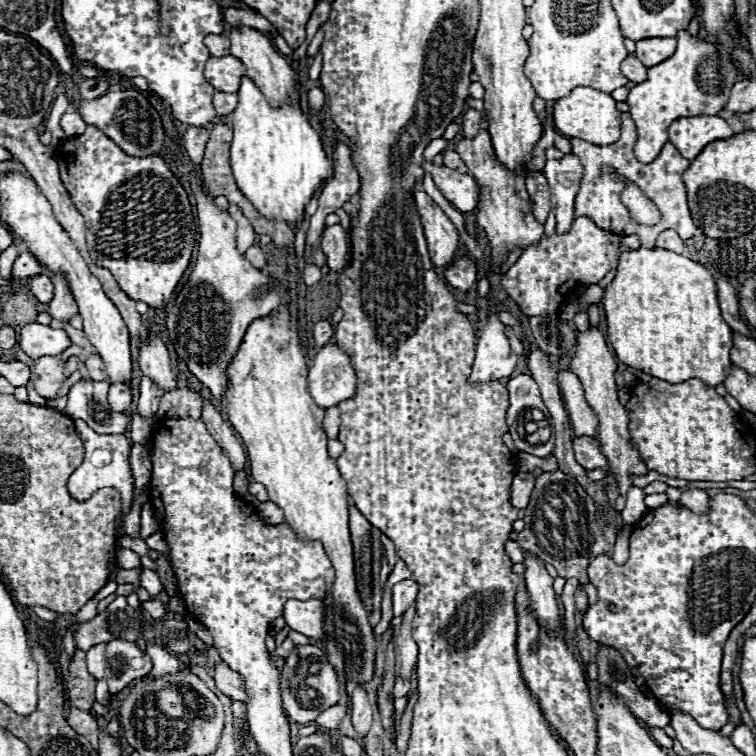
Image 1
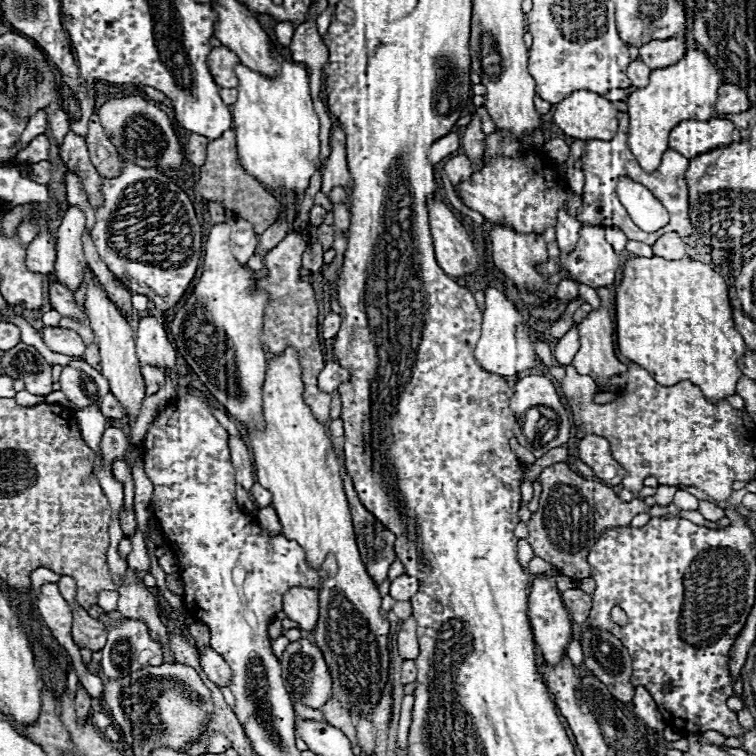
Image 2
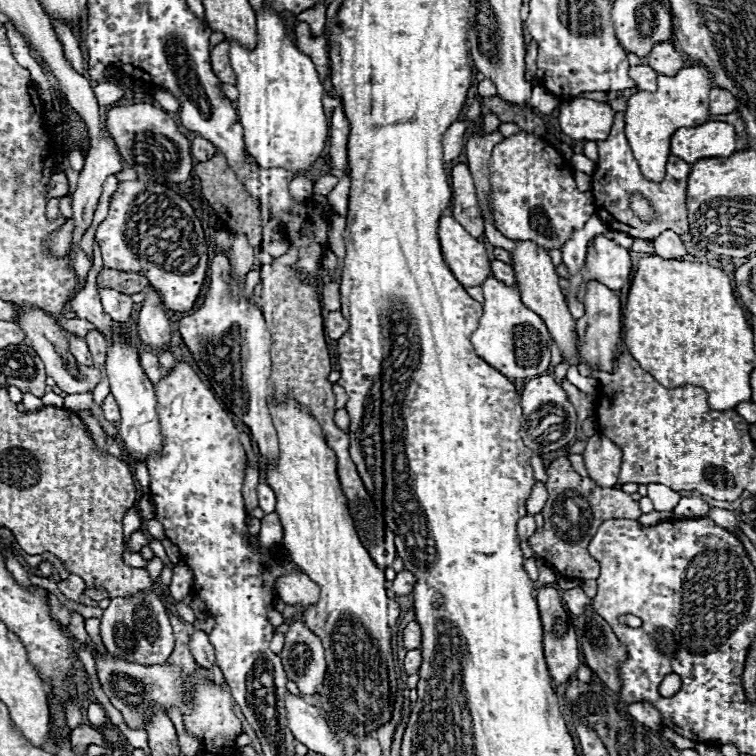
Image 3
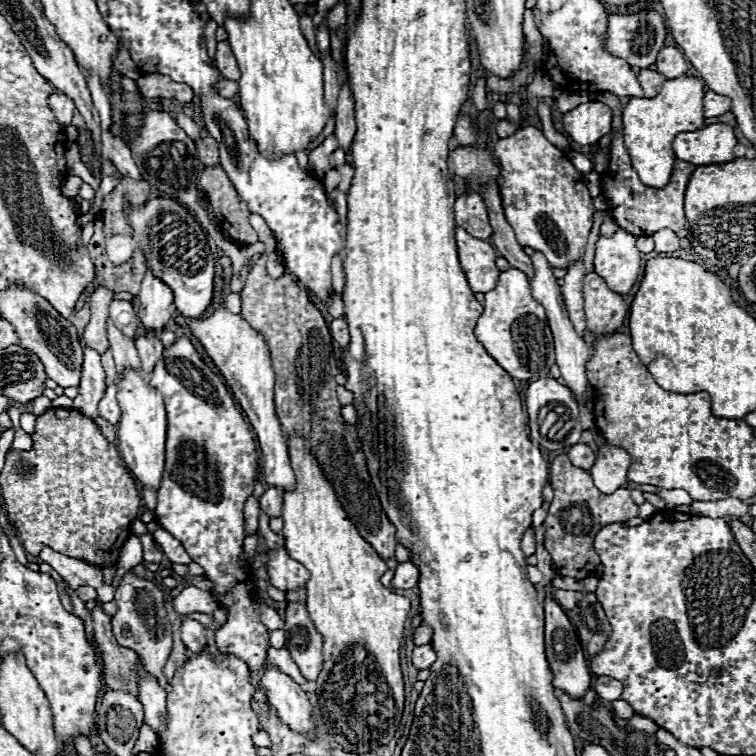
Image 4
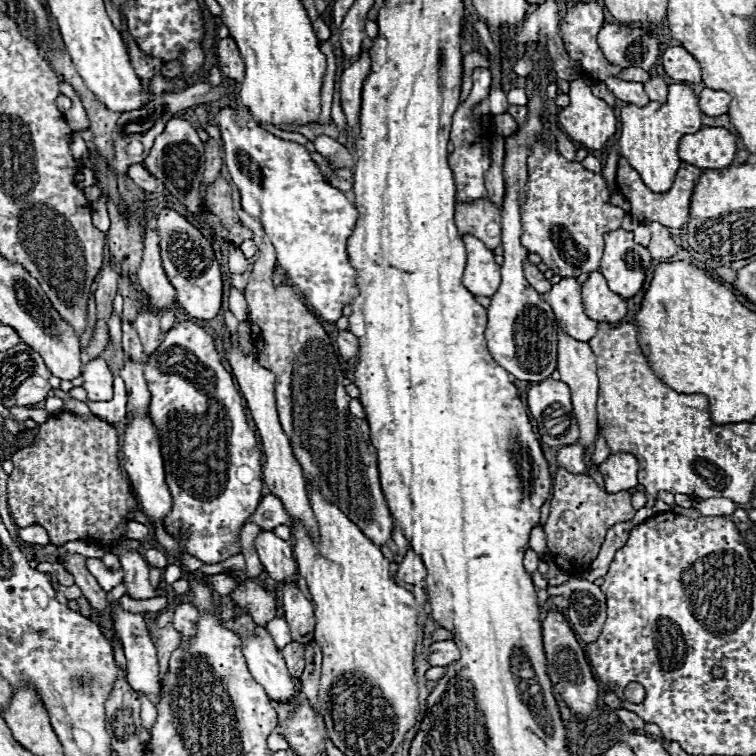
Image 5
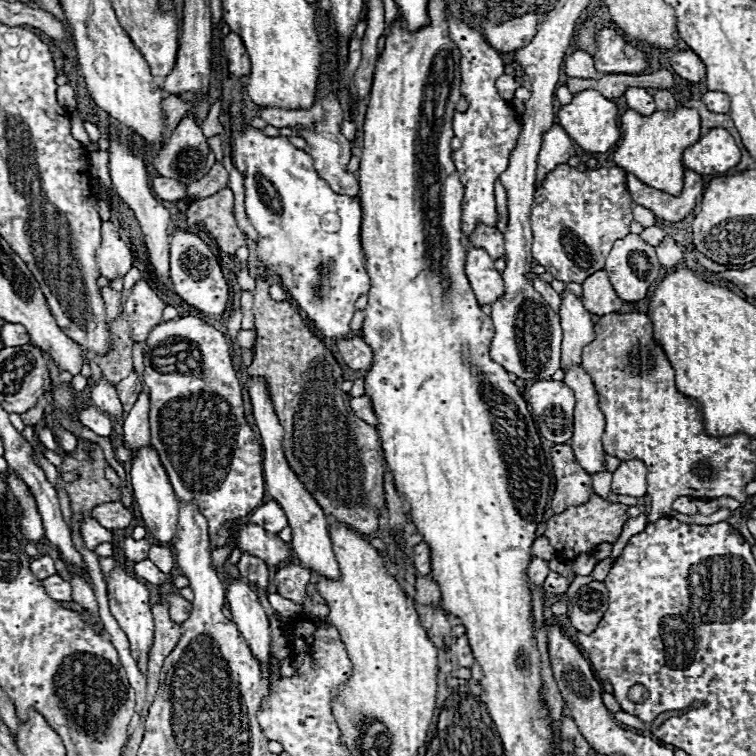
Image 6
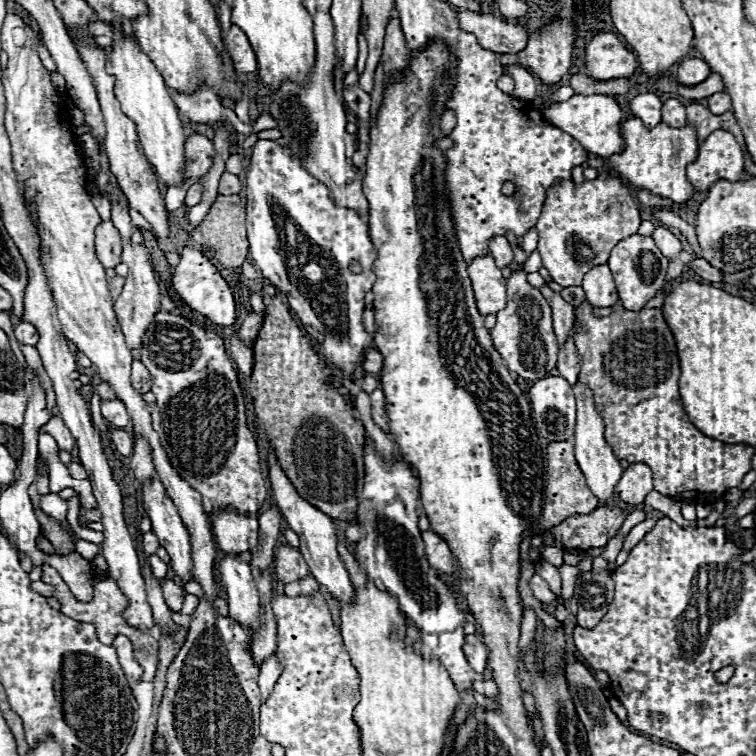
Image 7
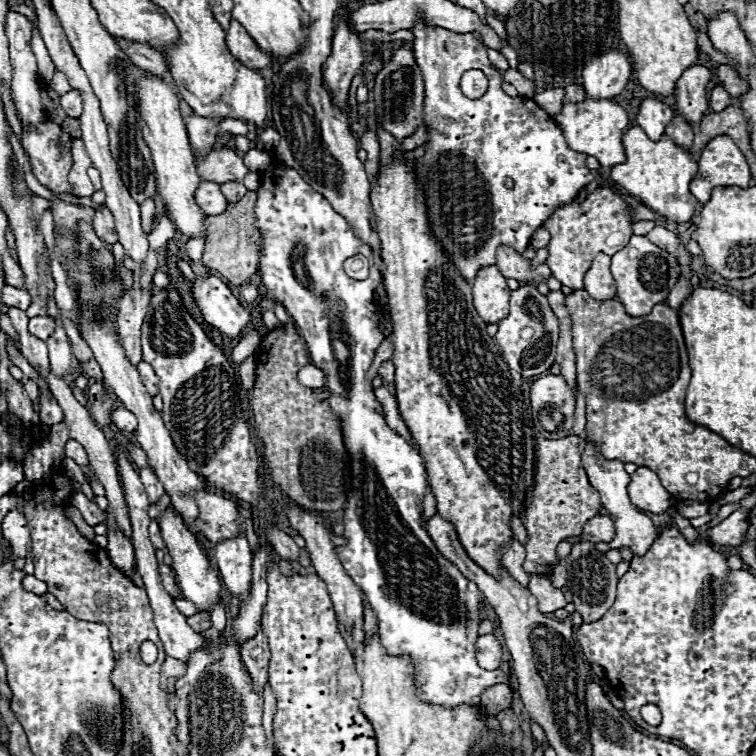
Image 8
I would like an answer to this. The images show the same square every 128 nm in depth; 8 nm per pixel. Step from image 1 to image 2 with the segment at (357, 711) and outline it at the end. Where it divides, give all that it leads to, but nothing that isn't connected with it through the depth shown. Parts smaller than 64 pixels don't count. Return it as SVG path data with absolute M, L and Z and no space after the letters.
M366 716L356 718L356 734L358 734L358 744L366 754L374 752L374 724Z

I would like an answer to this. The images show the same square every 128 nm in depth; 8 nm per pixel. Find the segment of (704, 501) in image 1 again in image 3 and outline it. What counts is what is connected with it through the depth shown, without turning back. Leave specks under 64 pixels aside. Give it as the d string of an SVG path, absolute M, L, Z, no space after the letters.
M710 508L710 512L706 514L710 520L714 520L720 528L726 528L726 530L732 530L736 532L736 514L730 512L730 510L724 510L724 508Z

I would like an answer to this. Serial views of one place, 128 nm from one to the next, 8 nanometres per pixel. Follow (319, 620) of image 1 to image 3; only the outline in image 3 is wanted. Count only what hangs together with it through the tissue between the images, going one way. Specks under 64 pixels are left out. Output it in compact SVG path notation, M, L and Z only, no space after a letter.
M298 572L278 578L278 592L280 592L280 600L284 600L286 604L292 606L300 604L302 608L308 608L316 604L320 588L304 572Z

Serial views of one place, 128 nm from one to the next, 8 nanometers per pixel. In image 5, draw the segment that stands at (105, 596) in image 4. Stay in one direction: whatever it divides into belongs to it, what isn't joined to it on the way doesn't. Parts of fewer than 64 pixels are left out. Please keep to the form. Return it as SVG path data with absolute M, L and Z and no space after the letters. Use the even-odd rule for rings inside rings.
M28 526L28 528L20 528L18 530L18 538L28 542L28 544L40 544L40 546L46 546L50 544L48 534L42 526ZM88 558L86 560L86 568L88 572L98 580L98 584L102 586L104 592L110 592L114 586L118 586L122 582L122 570L110 572L100 558Z

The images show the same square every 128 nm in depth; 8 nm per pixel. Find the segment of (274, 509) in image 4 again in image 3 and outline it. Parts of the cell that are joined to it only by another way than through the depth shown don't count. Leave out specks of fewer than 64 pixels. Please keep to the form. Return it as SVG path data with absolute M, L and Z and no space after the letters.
M258 484L258 486L256 486L256 494L258 494L258 504L260 504L260 508L262 508L266 514L274 512L274 508L276 508L276 496L274 496L272 488L268 488L268 484Z

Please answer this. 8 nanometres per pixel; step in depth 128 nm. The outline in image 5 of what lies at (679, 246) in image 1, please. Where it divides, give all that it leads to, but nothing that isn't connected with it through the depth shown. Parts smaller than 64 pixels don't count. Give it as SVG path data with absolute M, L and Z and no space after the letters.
M646 222L646 226L652 232L652 242L648 244L648 250L650 250L652 258L654 260L666 260L666 258L674 256L678 246L672 240L670 230L666 226L662 226L662 224L656 224L656 222Z

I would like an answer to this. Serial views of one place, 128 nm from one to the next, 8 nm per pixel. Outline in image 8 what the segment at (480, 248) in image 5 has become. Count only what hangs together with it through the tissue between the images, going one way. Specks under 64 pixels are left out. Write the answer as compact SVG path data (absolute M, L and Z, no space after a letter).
M484 266L476 272L472 294L474 308L488 324L496 324L504 316L508 316L510 290L506 286L506 278L496 266Z

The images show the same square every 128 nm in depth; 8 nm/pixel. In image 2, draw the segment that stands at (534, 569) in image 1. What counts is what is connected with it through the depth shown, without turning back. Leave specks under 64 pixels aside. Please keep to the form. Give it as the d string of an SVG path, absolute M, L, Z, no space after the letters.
M534 574L534 582L532 582L532 588L530 588L530 596L528 596L528 618L530 618L534 640L540 648L540 652L542 652L544 660L548 664L556 666L562 660L562 656L566 654L566 646L568 646L570 636L572 636L572 626L570 626L568 612L562 604L560 592L556 588L554 576Z

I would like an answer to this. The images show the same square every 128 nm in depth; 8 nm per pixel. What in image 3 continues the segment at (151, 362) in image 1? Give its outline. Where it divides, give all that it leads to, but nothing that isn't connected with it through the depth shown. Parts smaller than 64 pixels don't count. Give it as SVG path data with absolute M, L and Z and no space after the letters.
M154 288L144 290L146 300L138 312L138 336L144 346L150 346L156 352L170 348L170 320L164 314L164 304Z

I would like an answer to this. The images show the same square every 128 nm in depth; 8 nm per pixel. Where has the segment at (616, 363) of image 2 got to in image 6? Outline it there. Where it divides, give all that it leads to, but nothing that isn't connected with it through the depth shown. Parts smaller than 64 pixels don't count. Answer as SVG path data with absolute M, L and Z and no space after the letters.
M604 270L588 276L584 280L582 288L584 288L582 302L590 314L596 314L596 316L616 314L624 304L624 300L620 300L618 294L614 292L614 288L608 280L608 274Z

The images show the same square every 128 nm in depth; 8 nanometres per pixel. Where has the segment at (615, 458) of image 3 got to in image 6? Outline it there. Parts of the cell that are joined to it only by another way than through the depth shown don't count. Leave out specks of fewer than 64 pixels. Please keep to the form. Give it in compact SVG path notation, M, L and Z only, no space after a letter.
M624 460L612 472L612 492L620 496L646 494L646 466L642 460Z

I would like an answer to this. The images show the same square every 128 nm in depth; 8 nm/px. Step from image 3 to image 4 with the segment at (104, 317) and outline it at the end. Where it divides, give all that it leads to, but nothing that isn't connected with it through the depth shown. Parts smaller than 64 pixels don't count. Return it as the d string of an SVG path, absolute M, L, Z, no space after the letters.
M108 320L108 340L110 340L110 348L114 354L114 362L116 362L116 370L122 372L124 368L134 368L140 370L140 358L136 352L134 342L124 336L112 320Z

